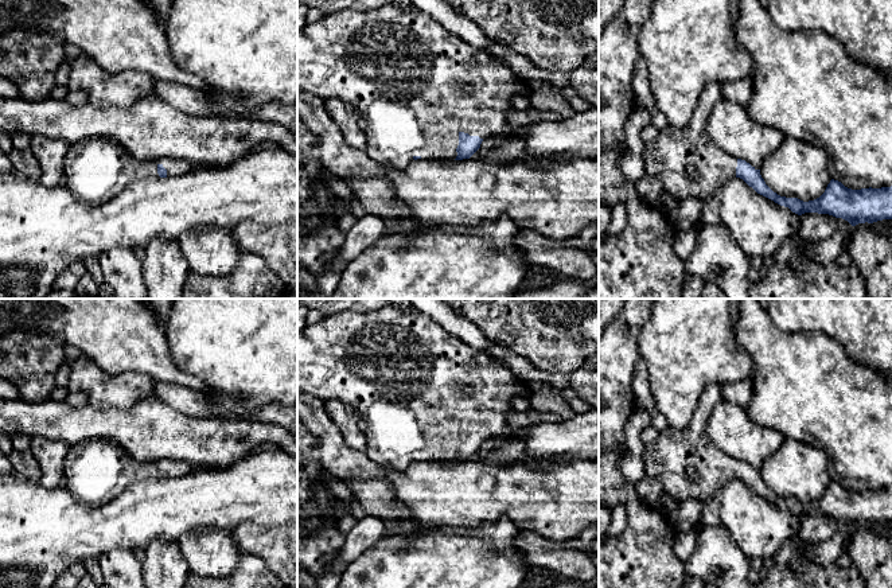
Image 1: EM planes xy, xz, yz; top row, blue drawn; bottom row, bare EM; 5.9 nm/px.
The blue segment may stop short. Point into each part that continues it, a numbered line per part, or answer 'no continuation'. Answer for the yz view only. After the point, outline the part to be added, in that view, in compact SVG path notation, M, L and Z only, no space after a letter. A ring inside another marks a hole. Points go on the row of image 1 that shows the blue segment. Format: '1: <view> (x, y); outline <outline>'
1: yz (685, 160); outline M708 83L686 126L666 126L657 140L644 144L646 175L659 179L663 191L678 200L696 198L704 202L709 196L718 195L720 188L736 178L737 159L718 149L706 133L706 120L712 108L722 98L722 90L724 83Z

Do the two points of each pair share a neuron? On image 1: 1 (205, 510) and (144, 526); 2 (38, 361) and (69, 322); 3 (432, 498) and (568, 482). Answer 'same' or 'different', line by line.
1: same
2: different
3: same

